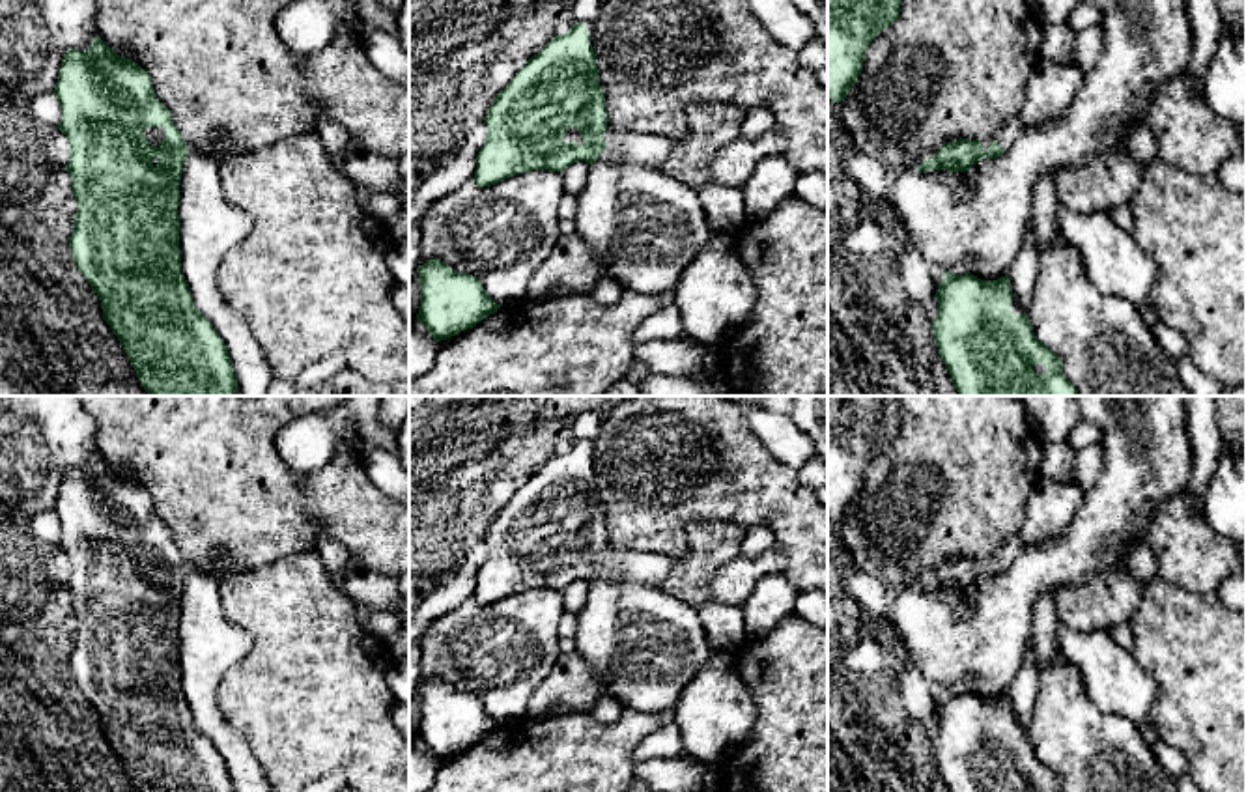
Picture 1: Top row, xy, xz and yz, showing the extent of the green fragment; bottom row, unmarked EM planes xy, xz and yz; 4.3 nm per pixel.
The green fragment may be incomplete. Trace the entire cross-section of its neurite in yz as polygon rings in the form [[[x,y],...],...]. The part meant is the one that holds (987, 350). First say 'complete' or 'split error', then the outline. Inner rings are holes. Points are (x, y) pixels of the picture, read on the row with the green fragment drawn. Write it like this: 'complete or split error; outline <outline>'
split error; outline [[[943,271],[936,301],[934,344],[958,396],[1078,396],[1063,375],[1063,361],[1035,336],[1027,314],[1012,297],[1009,275],[981,280],[971,273]]]

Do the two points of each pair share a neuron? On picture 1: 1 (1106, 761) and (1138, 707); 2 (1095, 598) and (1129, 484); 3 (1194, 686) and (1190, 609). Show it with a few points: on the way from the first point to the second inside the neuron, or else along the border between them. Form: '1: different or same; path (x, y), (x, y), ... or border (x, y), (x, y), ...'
1: different; border (1091, 697), (1104, 712), (1119, 714), (1138, 727)
2: different; border (1123, 561), (1099, 570), (1082, 583), (1061, 587)
3: same; path (1194, 667), (1190, 628)

